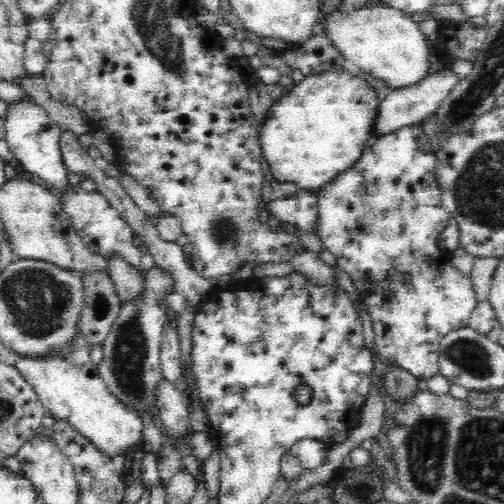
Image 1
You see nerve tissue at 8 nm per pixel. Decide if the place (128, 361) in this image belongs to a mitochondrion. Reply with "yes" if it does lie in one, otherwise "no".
yes

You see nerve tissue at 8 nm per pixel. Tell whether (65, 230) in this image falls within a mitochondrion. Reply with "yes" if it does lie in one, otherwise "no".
no

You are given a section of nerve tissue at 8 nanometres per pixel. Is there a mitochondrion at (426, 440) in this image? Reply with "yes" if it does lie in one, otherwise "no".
yes

